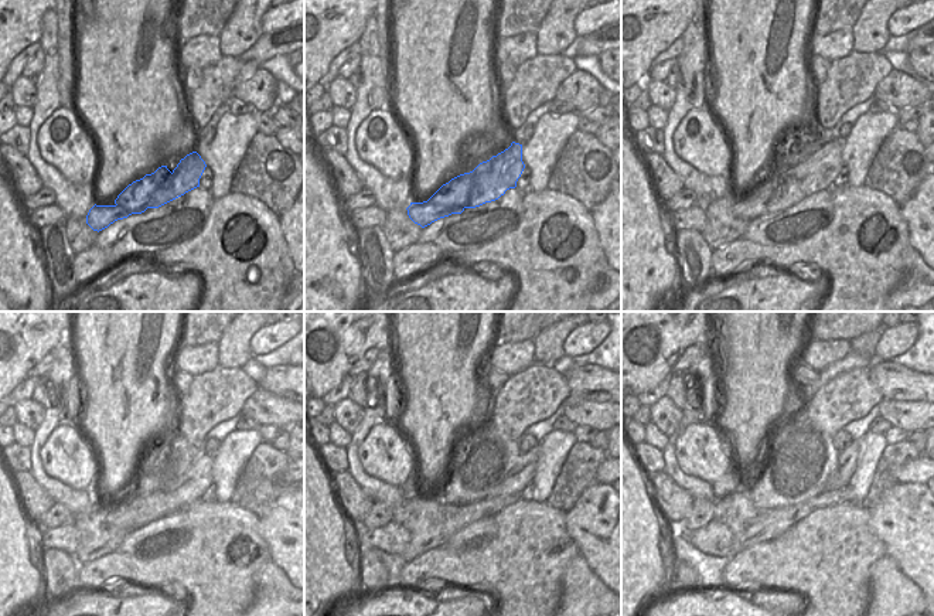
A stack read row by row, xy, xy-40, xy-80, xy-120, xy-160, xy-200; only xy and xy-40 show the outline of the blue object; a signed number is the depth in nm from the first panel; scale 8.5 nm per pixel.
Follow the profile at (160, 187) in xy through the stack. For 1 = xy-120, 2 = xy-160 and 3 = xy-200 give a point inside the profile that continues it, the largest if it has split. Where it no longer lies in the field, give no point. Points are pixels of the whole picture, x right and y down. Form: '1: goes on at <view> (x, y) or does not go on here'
1: goes on at xy-120 (140, 510)
2: goes on at xy-160 (521, 475)
3: goes on at xy-200 (846, 460)

